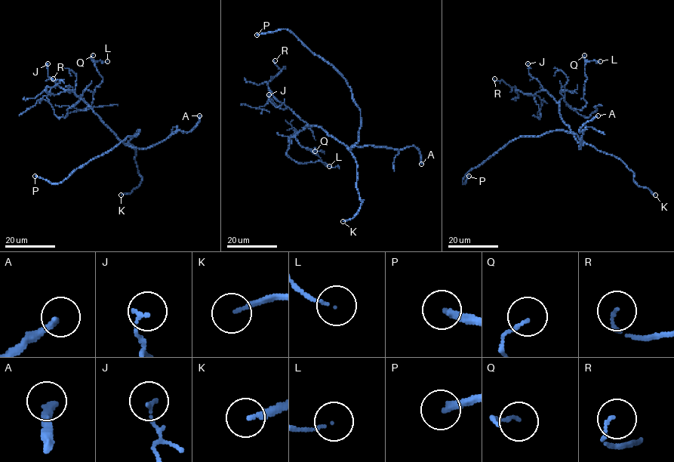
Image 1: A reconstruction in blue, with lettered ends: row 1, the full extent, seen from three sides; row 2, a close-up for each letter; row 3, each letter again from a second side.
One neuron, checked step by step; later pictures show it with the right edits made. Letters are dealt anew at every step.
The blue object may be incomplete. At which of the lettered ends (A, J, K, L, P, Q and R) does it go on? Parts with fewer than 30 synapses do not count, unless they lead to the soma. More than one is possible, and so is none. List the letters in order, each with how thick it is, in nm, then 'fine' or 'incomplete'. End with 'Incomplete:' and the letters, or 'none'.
A: 280 nm thick; incomplete
J: 130 nm thick; fine
K: 170 nm thick; incomplete
L: 80 nm thick; fine
P: 260 nm thick; incomplete
Q: 110 nm thick; fine
R: 90 nm thick; fine
Incomplete: A, K, P

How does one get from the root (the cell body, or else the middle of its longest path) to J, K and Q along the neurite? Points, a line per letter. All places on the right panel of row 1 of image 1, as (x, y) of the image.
J: (577, 136), (581, 143), (562, 119), (559, 105), (530, 74), (527, 63)
K: (577, 136), (598, 150), (619, 158), (634, 174), (633, 180), (638, 186), (647, 188), (655, 195)
Q: (577, 136), (581, 143), (562, 119), (558, 102), (562, 98), (570, 107), (580, 110), (586, 105), (584, 55)

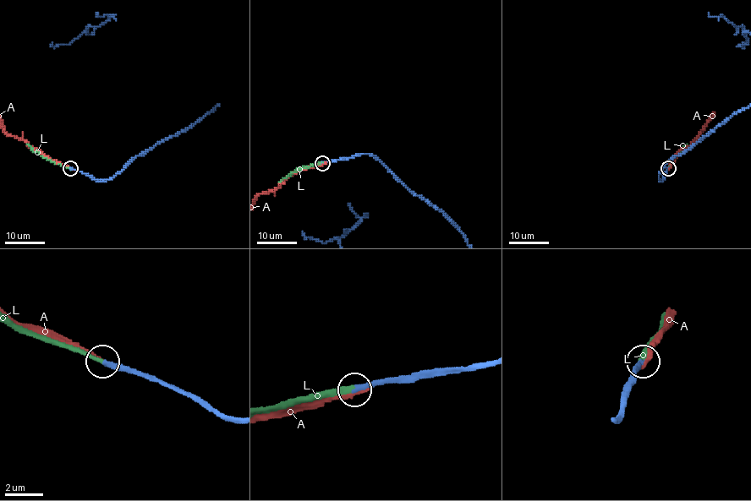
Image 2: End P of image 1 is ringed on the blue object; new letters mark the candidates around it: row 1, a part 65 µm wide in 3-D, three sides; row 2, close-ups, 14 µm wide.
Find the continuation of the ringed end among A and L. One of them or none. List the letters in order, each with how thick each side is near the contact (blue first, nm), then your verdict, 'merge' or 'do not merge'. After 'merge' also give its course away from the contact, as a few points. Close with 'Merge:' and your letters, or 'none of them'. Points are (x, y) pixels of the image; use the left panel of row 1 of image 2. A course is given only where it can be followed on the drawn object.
A: 340 nm thick on the blue side, 200 nm on the other; do not merge
L: 280 nm thick on the blue side, 240 nm on the other; merge; it runs (70, 168), (45, 158), (28, 143)
Merge: L

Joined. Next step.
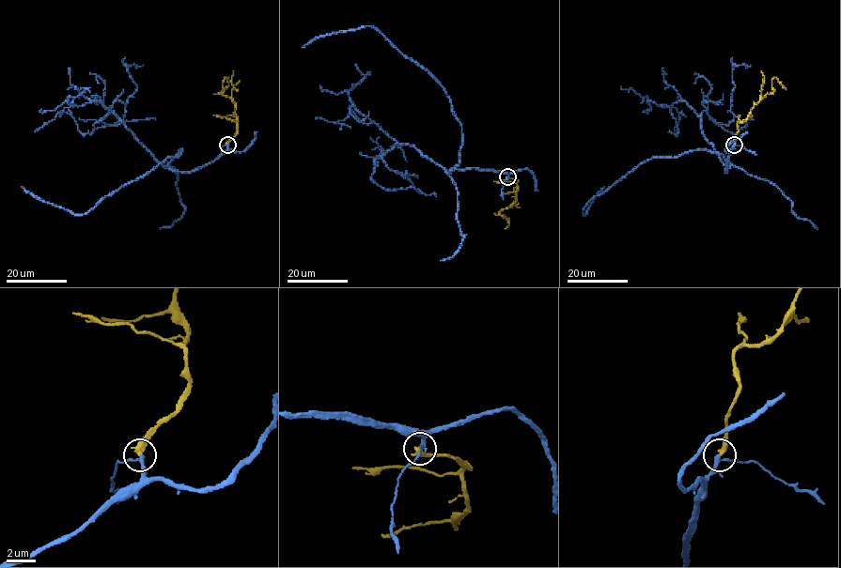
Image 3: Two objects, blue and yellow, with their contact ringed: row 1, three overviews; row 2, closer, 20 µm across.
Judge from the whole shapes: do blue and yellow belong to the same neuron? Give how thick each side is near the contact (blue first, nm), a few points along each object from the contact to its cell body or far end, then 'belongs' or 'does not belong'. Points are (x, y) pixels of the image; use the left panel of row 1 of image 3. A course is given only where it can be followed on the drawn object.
200 nm thick on the blue side, 400 nm on the other; blue runs (227, 145), (212, 161), (172, 171), (168, 163), (181, 149), (85, 213), (36, 197), (23, 186); yellow runs (227, 145), (237, 131), (236, 104), (227, 96), (218, 93), (225, 77), (228, 84), (224, 89); belongs

